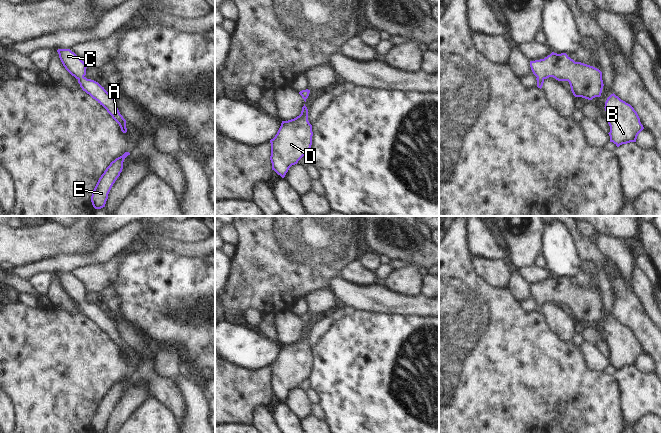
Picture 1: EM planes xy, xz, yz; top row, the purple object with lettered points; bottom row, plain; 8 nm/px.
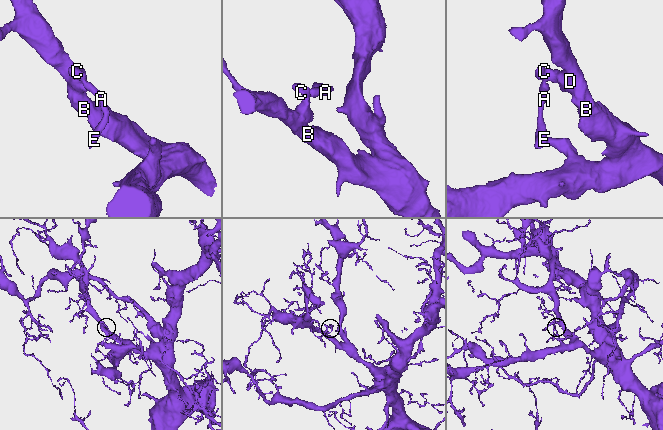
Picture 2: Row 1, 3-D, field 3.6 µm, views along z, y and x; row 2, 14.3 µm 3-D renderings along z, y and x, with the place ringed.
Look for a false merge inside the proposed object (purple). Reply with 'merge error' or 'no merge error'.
no merge error

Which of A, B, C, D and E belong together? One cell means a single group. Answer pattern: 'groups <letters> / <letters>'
groups A B C D E

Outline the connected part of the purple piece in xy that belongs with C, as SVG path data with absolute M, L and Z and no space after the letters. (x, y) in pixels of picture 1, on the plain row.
M58 273L57 276L63 290L78 304L82 314L102 329L119 348L121 355L126 357L126 344L120 338L114 320L109 318L98 306L85 301L86 288L74 276L70 273Z

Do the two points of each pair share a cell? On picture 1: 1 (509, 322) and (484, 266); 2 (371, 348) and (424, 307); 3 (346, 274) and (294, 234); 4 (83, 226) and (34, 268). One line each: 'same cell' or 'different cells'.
1: different cells
2: different cells
3: different cells
4: different cells

